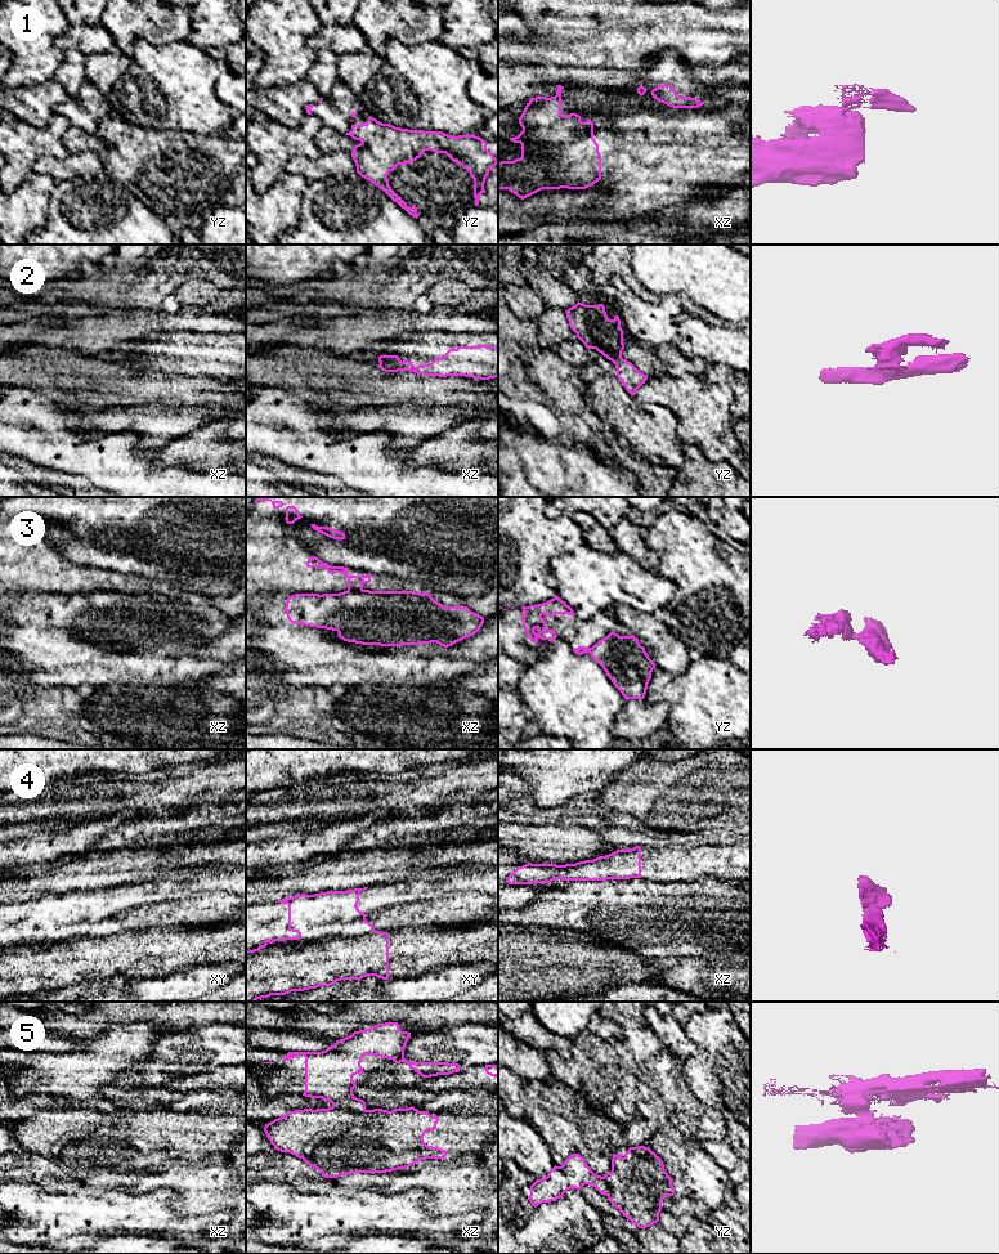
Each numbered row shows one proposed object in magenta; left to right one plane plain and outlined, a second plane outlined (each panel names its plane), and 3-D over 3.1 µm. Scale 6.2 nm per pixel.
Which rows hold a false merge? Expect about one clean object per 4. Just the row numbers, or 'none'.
1, 2, 3, 4, 5

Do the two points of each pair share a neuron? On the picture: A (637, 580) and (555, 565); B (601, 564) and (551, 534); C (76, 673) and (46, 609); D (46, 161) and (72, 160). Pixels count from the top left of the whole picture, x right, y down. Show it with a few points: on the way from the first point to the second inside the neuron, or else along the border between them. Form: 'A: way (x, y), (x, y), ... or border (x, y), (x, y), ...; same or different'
A: way (617, 573), (576, 573); same
B: border (570, 551), (560, 555); different
C: way (76, 658), (76, 649), (53, 625); same
D: way (53, 164), (66, 164); same

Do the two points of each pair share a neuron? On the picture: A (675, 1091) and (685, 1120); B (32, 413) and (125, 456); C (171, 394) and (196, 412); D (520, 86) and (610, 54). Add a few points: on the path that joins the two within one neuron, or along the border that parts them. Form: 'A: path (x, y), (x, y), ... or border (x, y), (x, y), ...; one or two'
A: path (677, 1098), (685, 1113); one
B: path (56, 437), (70, 451), (102, 456); one
C: border (157, 401), (214, 407); two
D: border (546, 61), (561, 65), (606, 67); two

